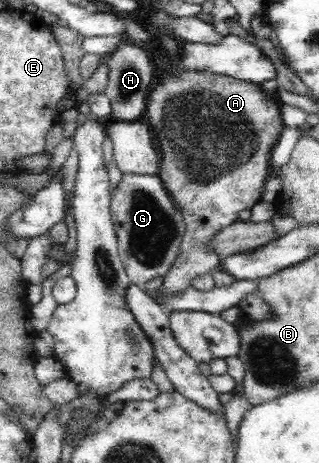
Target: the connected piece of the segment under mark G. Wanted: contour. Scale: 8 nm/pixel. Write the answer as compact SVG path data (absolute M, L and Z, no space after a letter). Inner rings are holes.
M122 173L121 180L114 190L111 190L109 210L111 223L114 225L117 234L119 257L124 265L129 282L144 289L146 282L163 276L174 264L186 232L185 220L173 204L173 200L170 199L168 191L166 191L158 175Z

